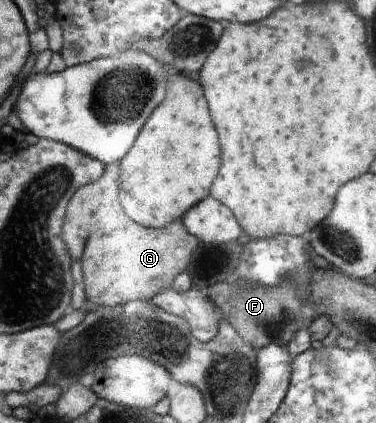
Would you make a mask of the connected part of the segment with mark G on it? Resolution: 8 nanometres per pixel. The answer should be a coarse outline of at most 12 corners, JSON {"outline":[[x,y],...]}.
{"outline":[[119,164],[76,189],[63,222],[92,306],[170,288],[198,240],[118,201]]}

